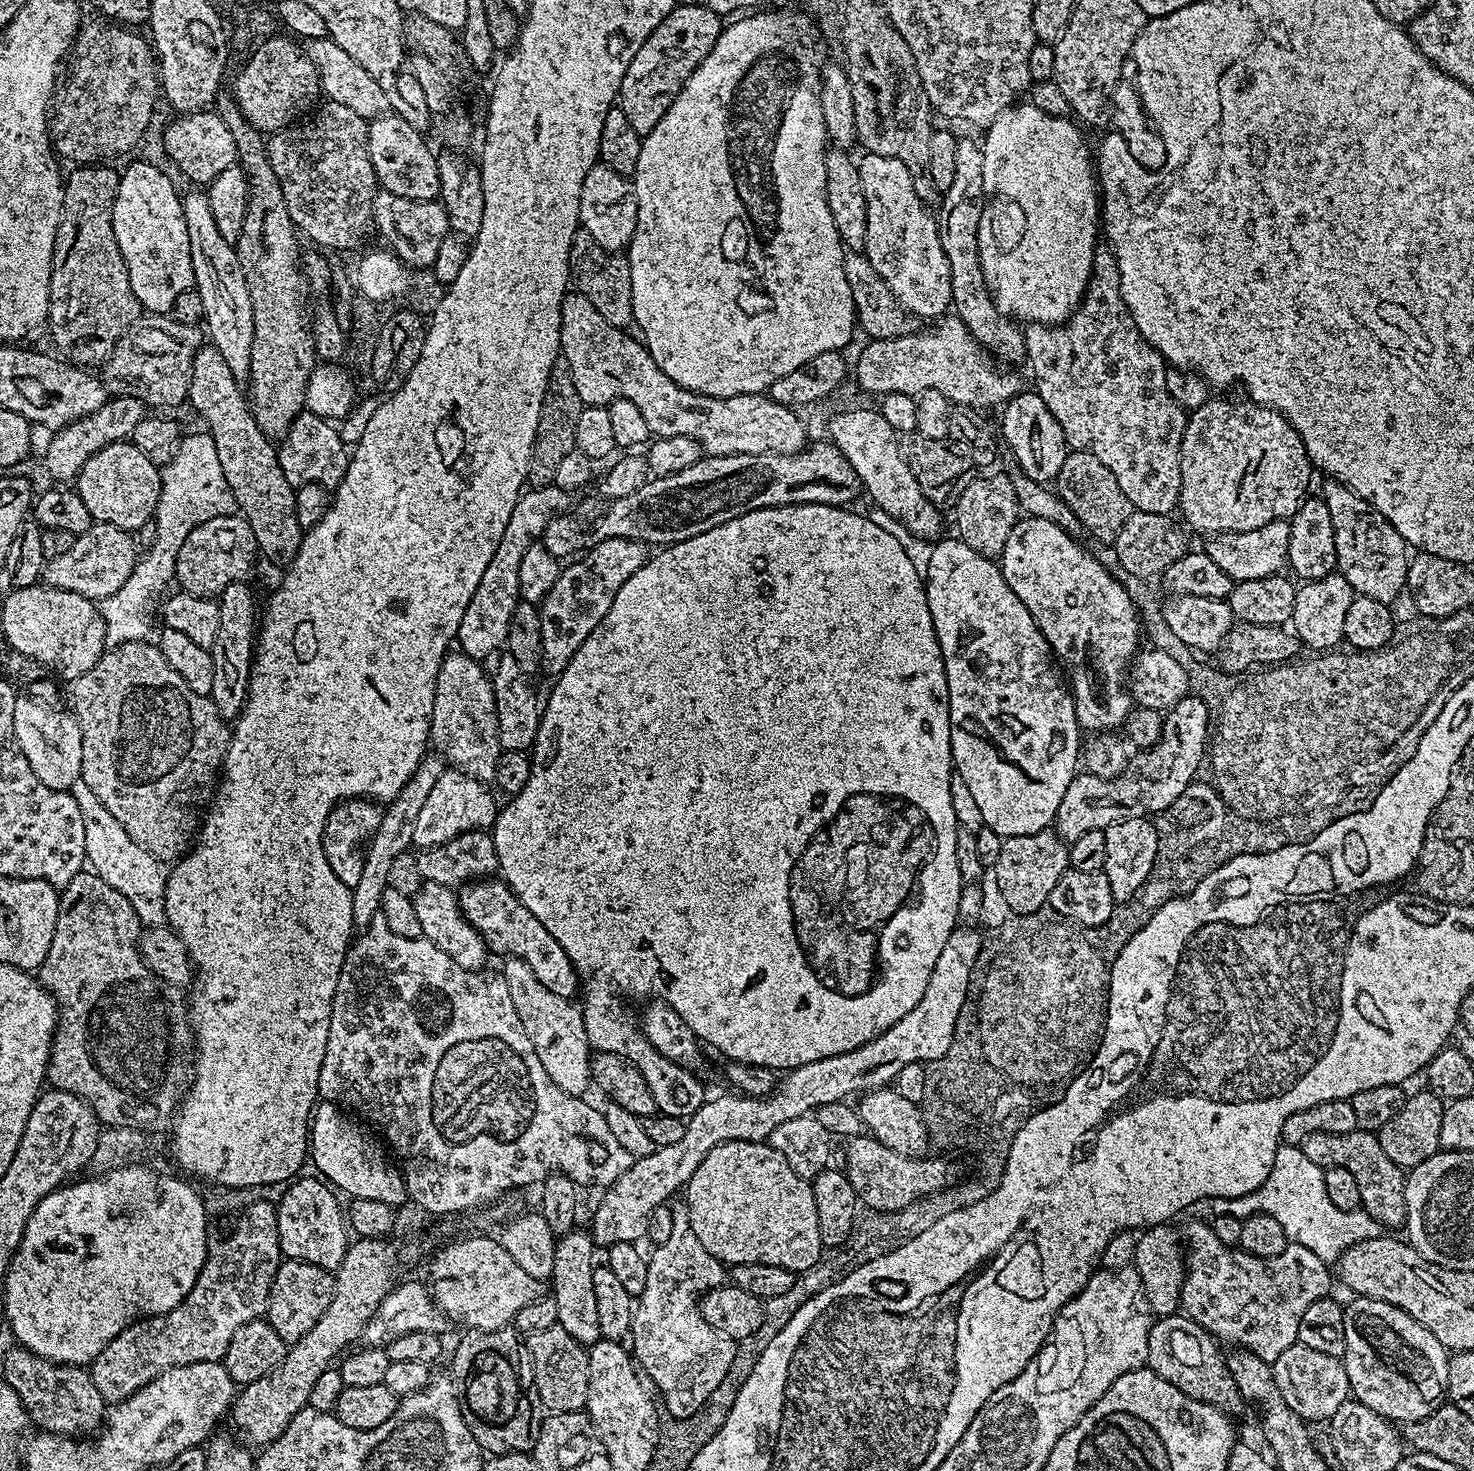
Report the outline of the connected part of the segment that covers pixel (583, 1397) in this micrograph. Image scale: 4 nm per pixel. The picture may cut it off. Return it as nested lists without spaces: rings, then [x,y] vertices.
[[[560,1327],[526,1337],[526,1351],[532,1362],[534,1396],[553,1412],[582,1412],[588,1406],[590,1366],[586,1348]]]

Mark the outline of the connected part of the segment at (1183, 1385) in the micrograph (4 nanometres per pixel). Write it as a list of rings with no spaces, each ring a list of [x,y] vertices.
[[[1183,1314],[1161,1316],[1148,1330],[1147,1367],[1151,1368],[1154,1374],[1166,1378],[1166,1382],[1170,1382],[1170,1386],[1178,1386],[1178,1390],[1182,1390],[1182,1394],[1195,1400],[1201,1400],[1203,1404],[1219,1408],[1225,1414],[1233,1414],[1232,1412],[1236,1412],[1242,1407],[1240,1391],[1228,1369],[1225,1353],[1223,1351],[1220,1353],[1219,1347],[1221,1348],[1221,1345],[1216,1337],[1211,1336],[1206,1329],[1198,1326],[1187,1316]]]

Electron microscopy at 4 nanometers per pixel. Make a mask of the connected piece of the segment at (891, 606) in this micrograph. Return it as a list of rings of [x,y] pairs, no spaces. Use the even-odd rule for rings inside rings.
[[[787,504],[777,508],[759,508],[753,512],[742,514],[738,518],[730,518],[730,522],[722,522],[722,526],[714,526],[714,530],[706,530],[694,538],[686,538],[677,544],[670,544],[659,549],[657,554],[649,555],[648,559],[626,582],[622,582],[622,590],[614,594],[614,602],[610,602],[610,610],[606,610],[606,618],[594,626],[590,638],[578,646],[574,658],[555,677],[556,685],[552,693],[542,704],[540,725],[536,742],[530,749],[530,776],[522,786],[520,793],[508,800],[509,804],[496,813],[496,823],[490,829],[494,842],[494,850],[500,859],[498,869],[508,889],[517,896],[554,934],[558,946],[566,950],[570,962],[576,967],[576,973],[582,981],[582,1011],[585,1018],[588,1040],[602,1042],[603,1052],[614,1052],[624,1056],[638,1066],[642,1078],[650,1087],[656,1109],[661,1115],[685,1119],[701,1108],[706,1093],[700,1079],[695,1073],[670,1062],[662,1054],[652,1049],[651,1044],[639,1042],[628,1036],[628,1008],[620,1004],[616,996],[625,992],[628,996],[648,996],[663,1000],[664,1003],[680,1013],[682,1022],[690,1026],[697,1040],[717,1048],[729,1061],[753,1064],[775,1070],[791,1070],[798,1066],[806,1066],[806,1062],[818,1062],[822,1058],[830,1058],[834,1054],[846,1054],[866,1042],[870,1042],[878,1034],[890,1030],[898,1022],[898,1018],[906,1018],[914,1006],[923,998],[926,982],[930,982],[930,974],[934,970],[934,962],[938,962],[938,954],[942,954],[942,946],[950,938],[950,934],[958,927],[957,916],[962,881],[956,857],[956,819],[954,806],[950,806],[950,782],[954,775],[952,763],[952,747],[950,746],[950,710],[948,709],[948,687],[946,686],[946,670],[944,659],[938,646],[938,638],[934,630],[934,622],[930,618],[930,606],[924,589],[924,576],[916,569],[914,561],[908,557],[906,549],[892,532],[887,532],[880,524],[875,524],[868,516],[859,516],[848,506],[835,504]],[[596,980],[600,980],[600,988],[608,996],[596,996]]]

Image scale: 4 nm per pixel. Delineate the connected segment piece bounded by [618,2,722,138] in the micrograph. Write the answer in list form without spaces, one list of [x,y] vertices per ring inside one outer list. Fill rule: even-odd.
[[[690,2],[677,3],[676,9],[662,21],[660,25],[642,42],[642,50],[634,54],[634,62],[626,66],[626,74],[622,78],[622,86],[618,97],[618,107],[630,126],[640,137],[646,137],[658,122],[662,122],[662,114],[670,110],[674,98],[686,86],[686,78],[694,74],[694,70],[710,54],[714,42],[718,42],[722,27],[721,13],[710,10],[706,6],[694,6]]]

